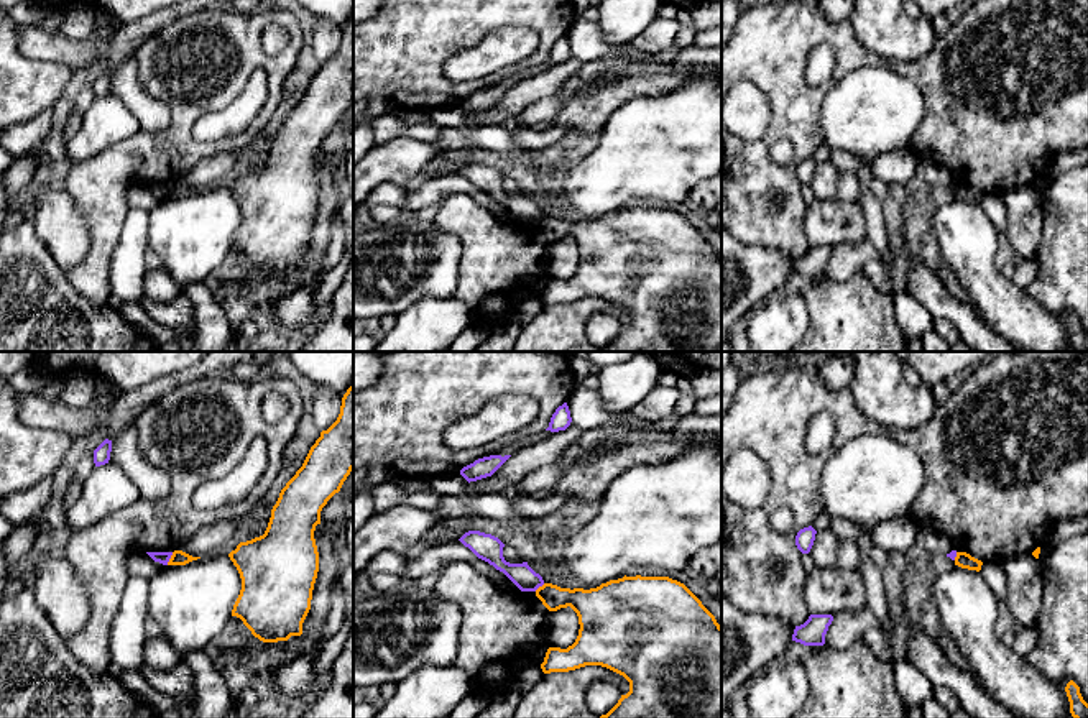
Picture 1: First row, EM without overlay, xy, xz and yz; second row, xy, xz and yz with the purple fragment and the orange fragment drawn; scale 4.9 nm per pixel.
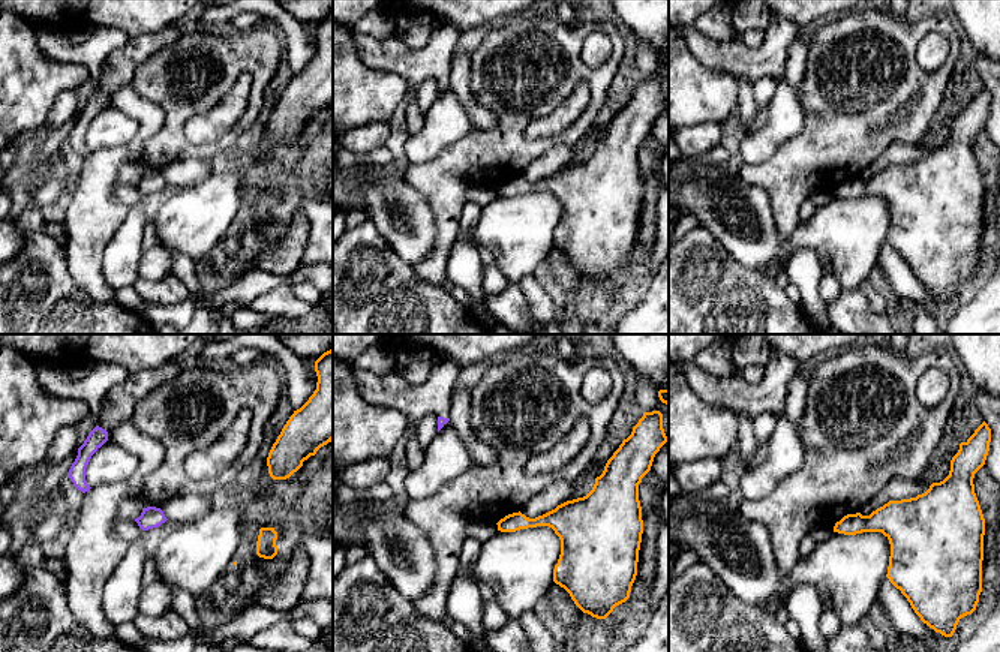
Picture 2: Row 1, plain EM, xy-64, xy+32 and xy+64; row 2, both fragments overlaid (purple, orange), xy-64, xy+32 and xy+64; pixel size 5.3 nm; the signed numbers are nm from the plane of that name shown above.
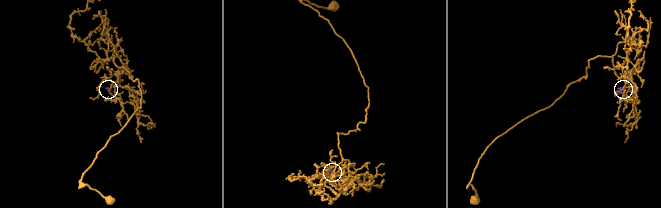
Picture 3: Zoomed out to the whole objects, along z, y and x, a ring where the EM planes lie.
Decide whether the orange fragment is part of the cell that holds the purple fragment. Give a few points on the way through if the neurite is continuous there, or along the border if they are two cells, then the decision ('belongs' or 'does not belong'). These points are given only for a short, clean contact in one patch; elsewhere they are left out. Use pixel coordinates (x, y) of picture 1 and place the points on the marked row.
border along xy (173, 552), (166, 564); does not belong

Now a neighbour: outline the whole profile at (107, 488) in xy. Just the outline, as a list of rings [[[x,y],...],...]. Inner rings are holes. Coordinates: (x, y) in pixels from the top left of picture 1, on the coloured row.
[[[110,458],[105,465],[94,468],[82,485],[81,496],[66,508],[67,529],[79,531],[94,526],[138,498],[140,491],[135,483]]]

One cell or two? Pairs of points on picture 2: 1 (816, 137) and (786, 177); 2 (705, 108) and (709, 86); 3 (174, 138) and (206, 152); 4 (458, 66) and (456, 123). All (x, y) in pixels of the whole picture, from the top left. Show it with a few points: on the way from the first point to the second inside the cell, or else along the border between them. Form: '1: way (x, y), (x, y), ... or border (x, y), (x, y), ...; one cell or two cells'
1: way (816, 147), (796, 167); one cell
2: way (705, 102), (709, 92); one cell
3: way (182, 146), (186, 150), (198, 150); one cell
4: border (449, 86), (474, 125); two cells

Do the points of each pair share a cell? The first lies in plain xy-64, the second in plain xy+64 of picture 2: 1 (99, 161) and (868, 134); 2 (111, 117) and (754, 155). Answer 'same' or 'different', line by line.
1: same
2: same

